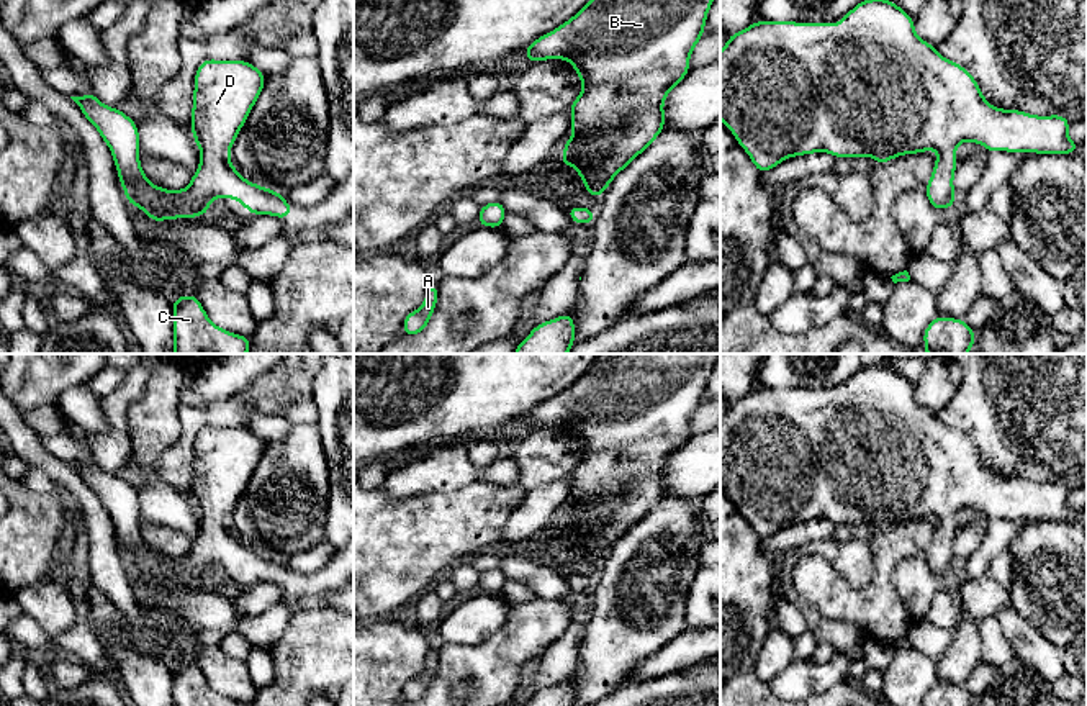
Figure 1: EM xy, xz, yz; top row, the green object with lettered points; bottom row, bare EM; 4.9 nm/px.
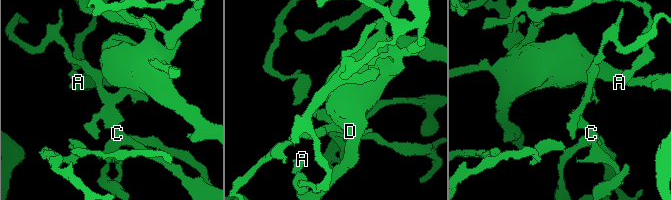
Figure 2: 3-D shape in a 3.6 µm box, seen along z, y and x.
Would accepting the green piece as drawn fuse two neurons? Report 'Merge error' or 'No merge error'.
No merge error

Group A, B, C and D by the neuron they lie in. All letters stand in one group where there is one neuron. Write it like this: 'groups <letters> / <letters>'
groups A B C D

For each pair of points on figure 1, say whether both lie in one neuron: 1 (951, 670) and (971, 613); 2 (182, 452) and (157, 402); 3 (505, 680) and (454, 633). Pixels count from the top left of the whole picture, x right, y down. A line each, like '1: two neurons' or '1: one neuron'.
1: one neuron
2: two neurons
3: two neurons

